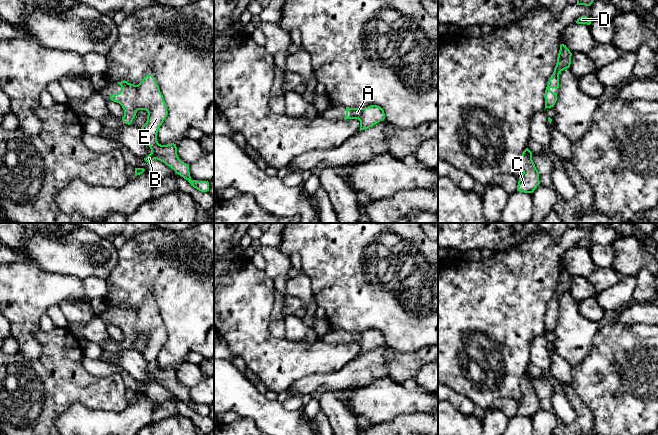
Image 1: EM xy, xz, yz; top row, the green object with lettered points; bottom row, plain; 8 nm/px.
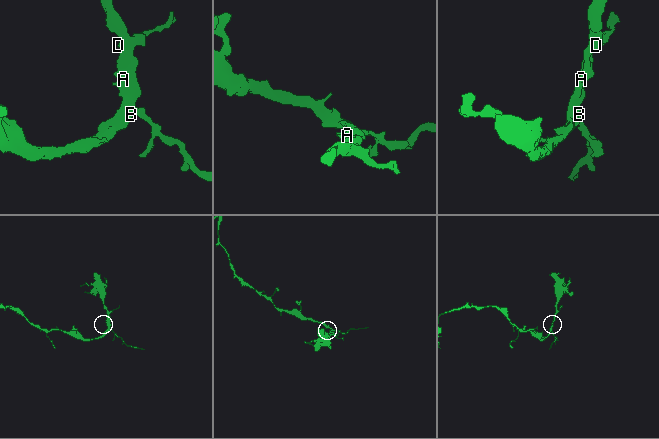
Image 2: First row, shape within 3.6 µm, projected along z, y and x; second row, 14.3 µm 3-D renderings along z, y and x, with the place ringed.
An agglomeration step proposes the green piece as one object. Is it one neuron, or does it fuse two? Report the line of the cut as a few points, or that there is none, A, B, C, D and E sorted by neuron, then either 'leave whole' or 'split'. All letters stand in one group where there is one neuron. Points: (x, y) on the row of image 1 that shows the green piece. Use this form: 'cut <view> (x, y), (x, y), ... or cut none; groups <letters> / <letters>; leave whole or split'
cut none; groups A B C D E; leave whole

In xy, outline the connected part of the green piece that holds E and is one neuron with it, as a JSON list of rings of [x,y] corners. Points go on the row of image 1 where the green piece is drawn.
[[[148,74],[138,85],[128,83],[125,80],[117,84],[122,89],[117,94],[111,94],[110,100],[122,106],[124,110],[122,121],[125,124],[130,125],[132,123],[138,110],[146,110],[148,113],[147,121],[141,129],[147,137],[151,153],[144,160],[148,163],[151,163],[154,159],[160,160],[197,190],[209,191],[208,181],[191,179],[189,165],[179,159],[176,144],[161,145],[157,141],[158,130],[166,119],[168,111],[156,79]]]

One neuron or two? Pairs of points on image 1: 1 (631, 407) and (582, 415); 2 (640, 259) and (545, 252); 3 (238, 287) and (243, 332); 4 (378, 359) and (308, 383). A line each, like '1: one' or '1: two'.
1: two
2: two
3: one
4: one

